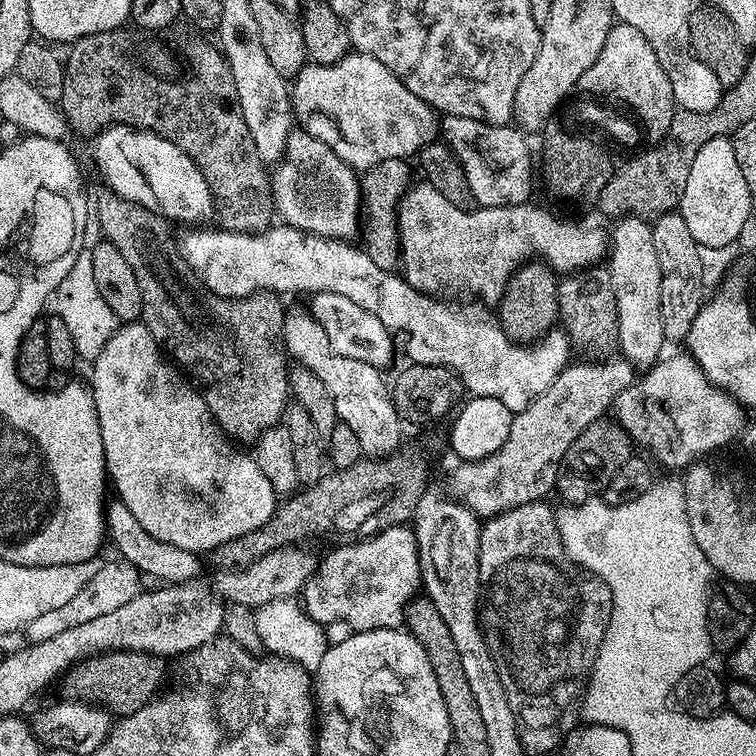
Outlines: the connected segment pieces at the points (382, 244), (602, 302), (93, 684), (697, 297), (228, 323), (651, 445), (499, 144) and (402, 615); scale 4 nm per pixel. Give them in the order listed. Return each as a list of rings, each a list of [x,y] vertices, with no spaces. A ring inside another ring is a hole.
[[[390,158],[386,162],[378,162],[373,168],[363,173],[360,182],[362,204],[366,211],[362,216],[362,247],[368,257],[382,270],[396,272],[400,262],[400,234],[396,230],[396,210],[400,206],[400,197],[413,183],[411,163],[408,160]]]
[[[607,267],[581,268],[565,275],[557,283],[559,323],[588,358],[608,358],[618,348],[618,302],[614,298],[614,282]]]
[[[106,652],[103,656],[92,656],[77,664],[67,673],[66,681],[72,687],[73,697],[107,706],[115,713],[127,714],[137,712],[156,699],[165,687],[164,664],[165,657],[153,656],[150,652]]]
[[[673,210],[655,217],[651,221],[654,242],[658,250],[658,262],[662,266],[662,326],[665,341],[687,341],[690,326],[698,318],[698,310],[706,299],[706,289],[702,282],[702,258],[698,258],[700,245],[694,242],[686,218]]]
[[[107,190],[101,193],[94,200],[94,216],[100,219],[103,239],[122,250],[122,258],[130,262],[130,268],[135,272],[144,306],[142,323],[150,330],[150,334],[154,334],[161,349],[185,373],[193,372],[201,380],[199,383],[202,385],[204,401],[210,406],[212,417],[220,423],[225,436],[236,442],[259,440],[266,429],[277,427],[285,419],[290,403],[290,357],[284,347],[286,309],[280,301],[283,299],[267,290],[237,300],[208,291],[180,255],[177,237],[174,232],[172,236],[168,229],[168,220],[157,211],[151,212],[134,202],[123,200],[118,194]]]
[[[667,356],[647,369],[642,380],[617,394],[614,420],[623,426],[633,445],[645,448],[640,450],[657,465],[684,470],[707,457],[707,452],[724,448],[731,440],[733,443],[746,427],[746,409],[730,393],[708,381],[693,356]]]
[[[458,115],[444,116],[440,134],[456,156],[463,179],[479,207],[527,204],[532,192],[532,156],[525,133],[513,125],[478,122]]]
[[[399,524],[384,528],[374,536],[356,538],[341,544],[344,545],[334,549],[325,560],[321,559],[317,563],[312,575],[305,582],[302,603],[310,618],[325,626],[349,624],[349,629],[357,632],[401,627],[406,620],[408,603],[416,599],[422,588],[420,551],[416,545],[415,531],[408,524]]]

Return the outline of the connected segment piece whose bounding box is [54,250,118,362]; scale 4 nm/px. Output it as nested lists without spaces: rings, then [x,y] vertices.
[[[85,250],[78,254],[78,262],[70,266],[70,274],[62,278],[62,282],[56,288],[54,305],[55,315],[70,330],[75,340],[76,353],[79,357],[94,362],[102,354],[102,350],[110,338],[116,333],[118,321],[114,310],[106,304],[106,298],[102,298],[102,290],[98,288],[98,281],[94,278],[94,262],[91,251]]]

